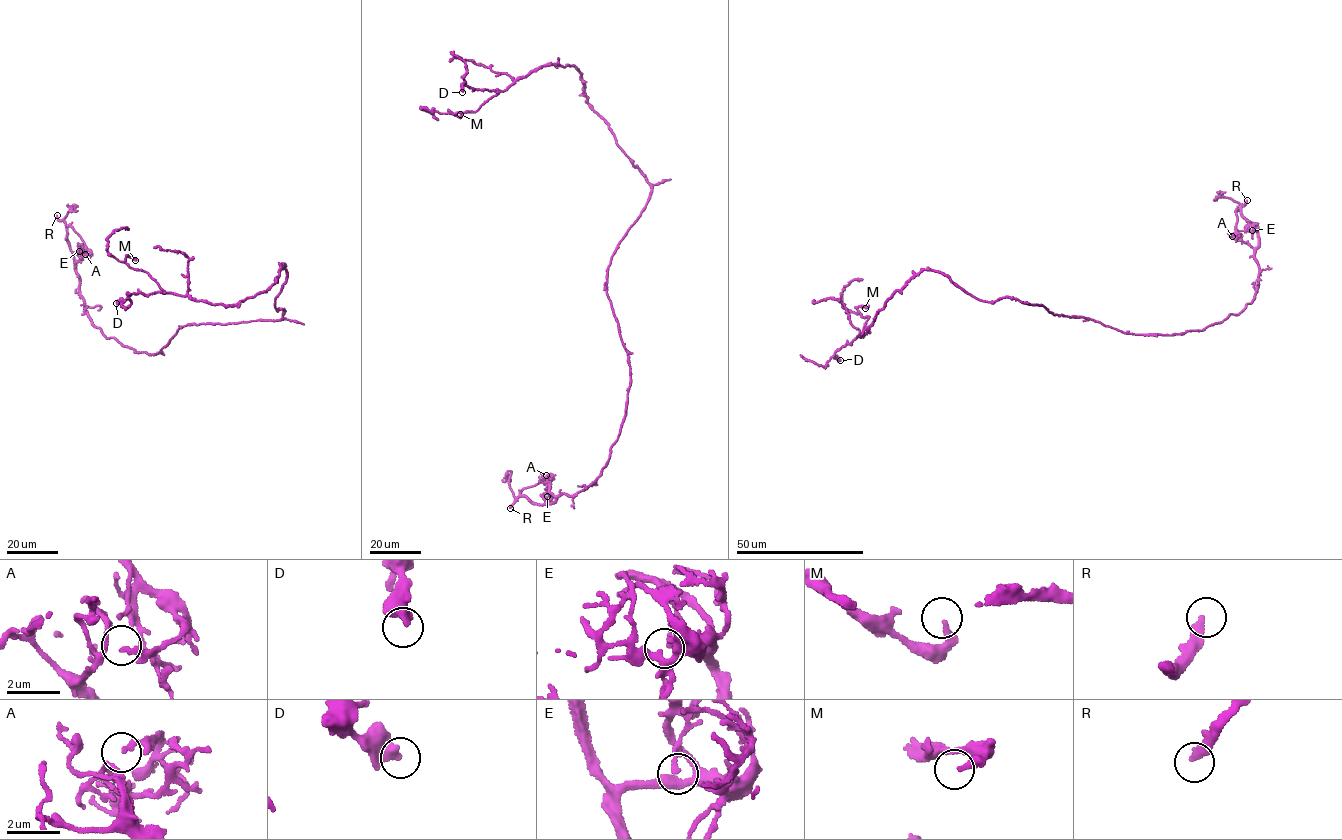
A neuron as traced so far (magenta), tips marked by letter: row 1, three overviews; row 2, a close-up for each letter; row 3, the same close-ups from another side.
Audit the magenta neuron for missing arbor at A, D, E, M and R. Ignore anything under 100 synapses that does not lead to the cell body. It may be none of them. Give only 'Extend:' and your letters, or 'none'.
Extend: R

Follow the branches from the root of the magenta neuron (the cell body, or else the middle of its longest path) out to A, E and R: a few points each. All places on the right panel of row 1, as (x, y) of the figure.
A: (1046, 309), (1128, 333), (1203, 331), (1238, 315), (1254, 298), (1254, 249), (1236, 239), (1236, 230), (1232, 236)
E: (1046, 309), (1128, 333), (1203, 331), (1238, 315), (1254, 298), (1258, 235), (1253, 224), (1252, 230)
R: (1046, 309), (1128, 333), (1172, 335), (1238, 315), (1254, 298), (1259, 271), (1256, 226), (1241, 213), (1247, 200)

